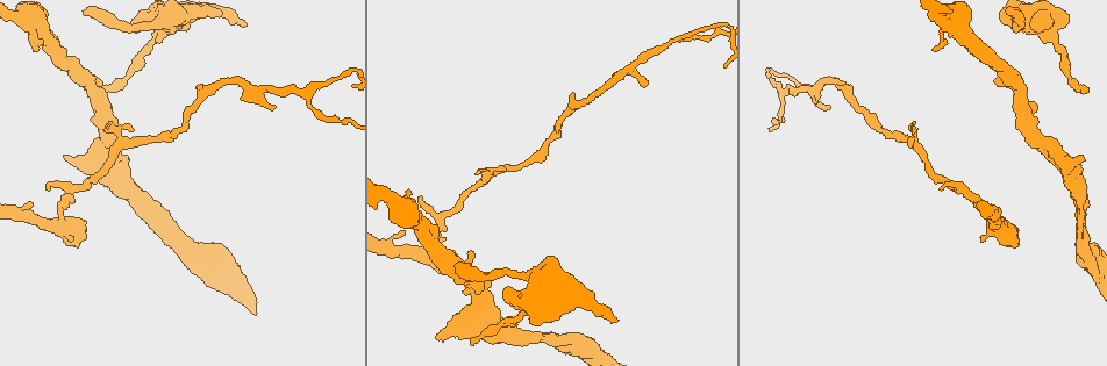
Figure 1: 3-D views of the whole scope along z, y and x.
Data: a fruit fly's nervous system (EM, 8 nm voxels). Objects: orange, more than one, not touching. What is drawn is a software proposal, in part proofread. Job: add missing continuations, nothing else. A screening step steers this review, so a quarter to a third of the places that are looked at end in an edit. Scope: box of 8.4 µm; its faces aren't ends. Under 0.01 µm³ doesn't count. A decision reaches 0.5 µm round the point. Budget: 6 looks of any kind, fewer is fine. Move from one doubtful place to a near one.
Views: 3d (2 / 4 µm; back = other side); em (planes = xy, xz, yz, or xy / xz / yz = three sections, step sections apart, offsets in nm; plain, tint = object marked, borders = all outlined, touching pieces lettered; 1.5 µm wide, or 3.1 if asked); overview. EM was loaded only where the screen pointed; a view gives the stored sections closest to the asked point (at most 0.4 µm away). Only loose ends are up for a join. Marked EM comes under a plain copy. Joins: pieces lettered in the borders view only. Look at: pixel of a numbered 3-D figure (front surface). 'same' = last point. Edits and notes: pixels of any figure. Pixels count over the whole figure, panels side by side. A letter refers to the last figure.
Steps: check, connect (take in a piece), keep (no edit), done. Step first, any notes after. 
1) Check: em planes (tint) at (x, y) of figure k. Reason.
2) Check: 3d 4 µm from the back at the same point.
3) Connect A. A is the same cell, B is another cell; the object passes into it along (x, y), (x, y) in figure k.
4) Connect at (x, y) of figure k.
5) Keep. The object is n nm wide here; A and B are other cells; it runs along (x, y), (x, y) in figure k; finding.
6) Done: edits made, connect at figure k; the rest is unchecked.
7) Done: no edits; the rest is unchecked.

Check: em planes (borders) at (1078, 155) of figure 1. Thick end.

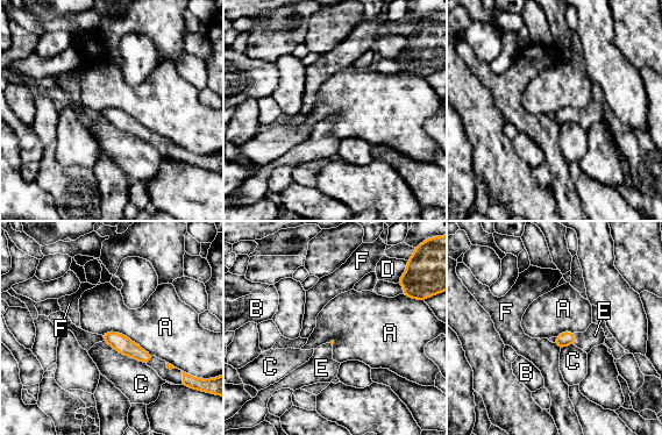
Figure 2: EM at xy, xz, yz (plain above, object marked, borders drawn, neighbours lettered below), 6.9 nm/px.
Connect E. E is the same cell, A, B, C, D and F are other cells; it goes on there.

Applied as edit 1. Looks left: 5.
Check: em yz step 4 (tint) at (1018, 244) of figure 1. Branch stops here.

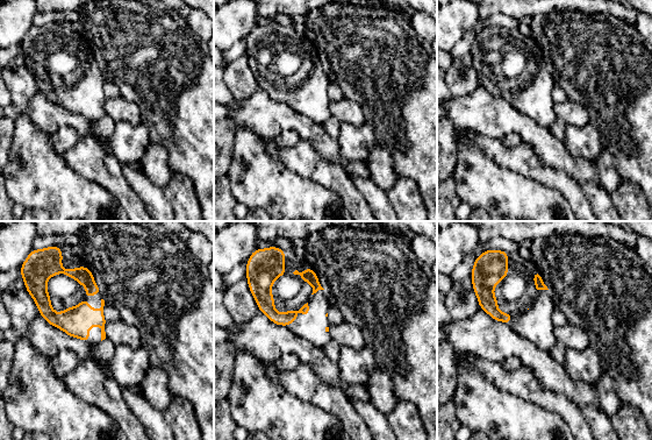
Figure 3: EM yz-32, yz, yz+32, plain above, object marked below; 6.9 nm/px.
Check: em planes (borders) at the same point.

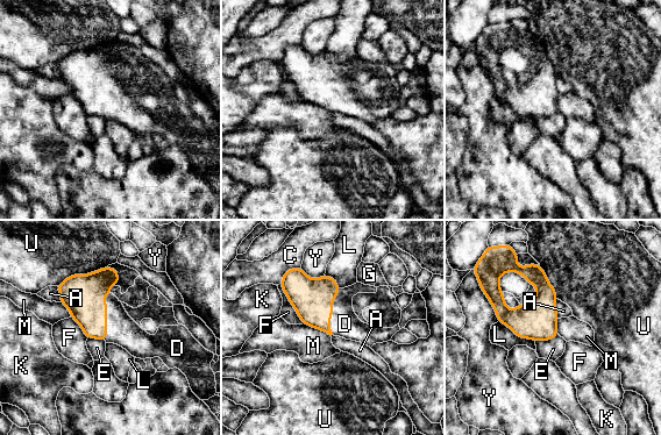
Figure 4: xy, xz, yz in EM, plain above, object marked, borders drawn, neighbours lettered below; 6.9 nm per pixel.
Connect D. D is the same cell, A, C, E, F, G, K, L, M, U and Y are other cells; the object passes into it along (84, 296), (106, 316), (121, 329) in figure 4; it goes on there.

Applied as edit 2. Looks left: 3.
Check: em xz step 8 (borders) at (614, 318) of figure 1. Branch stops here.

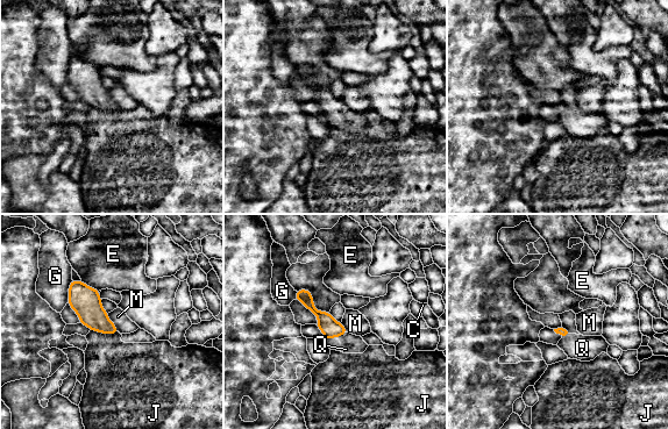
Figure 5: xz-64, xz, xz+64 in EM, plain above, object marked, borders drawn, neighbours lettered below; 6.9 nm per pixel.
Check: em planes (borders) at the same point.

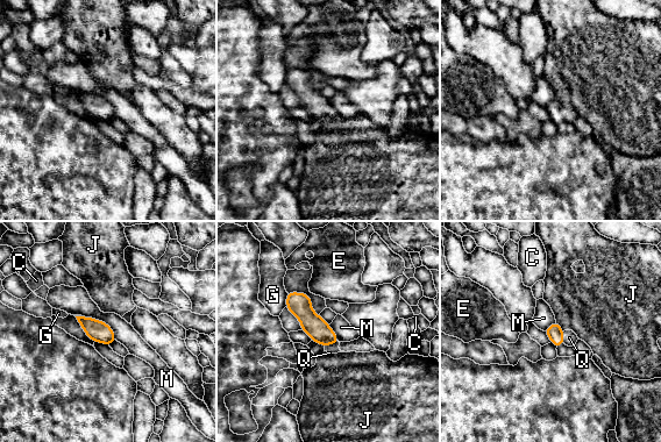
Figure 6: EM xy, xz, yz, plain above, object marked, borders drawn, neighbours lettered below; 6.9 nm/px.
Connect Q. Q is the same cell, C, E, G, J and M are other cells; the object passes into it along (314, 326), (331, 343), (334, 348) in figure 6; the neuron continues.

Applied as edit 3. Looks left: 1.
Done: edits made, connect at figure 2, connect at figure 4, connect at figure 6; the rest is unchecked.

